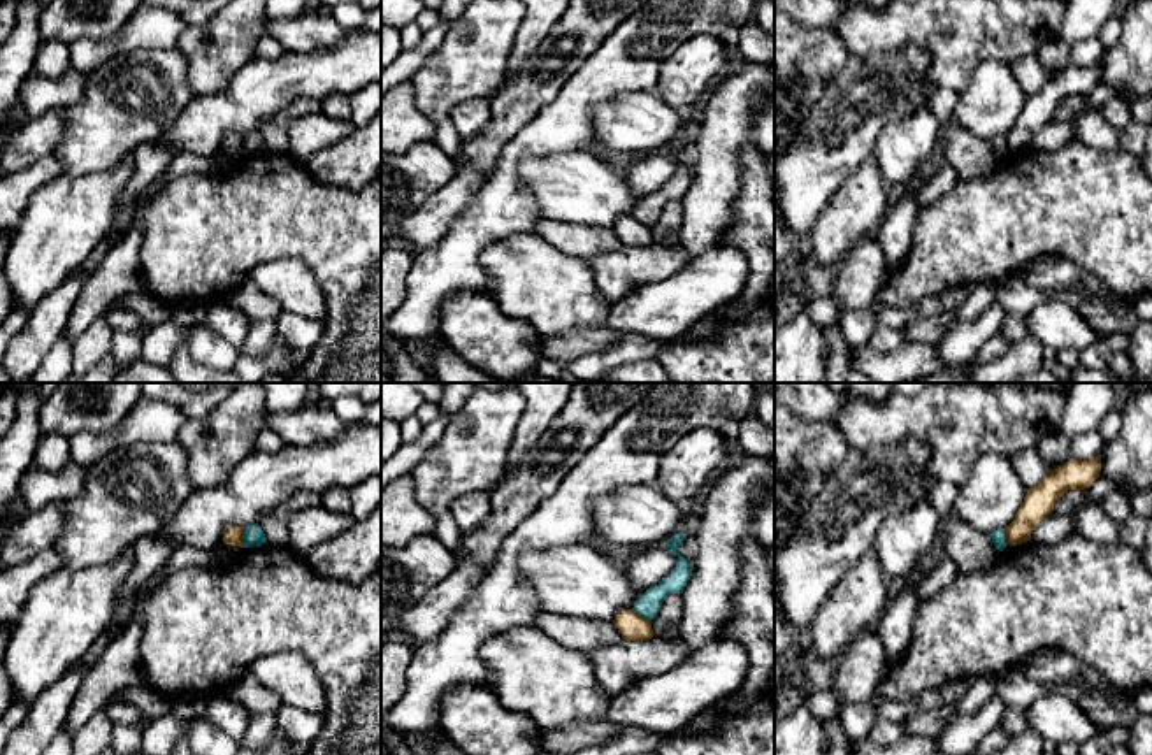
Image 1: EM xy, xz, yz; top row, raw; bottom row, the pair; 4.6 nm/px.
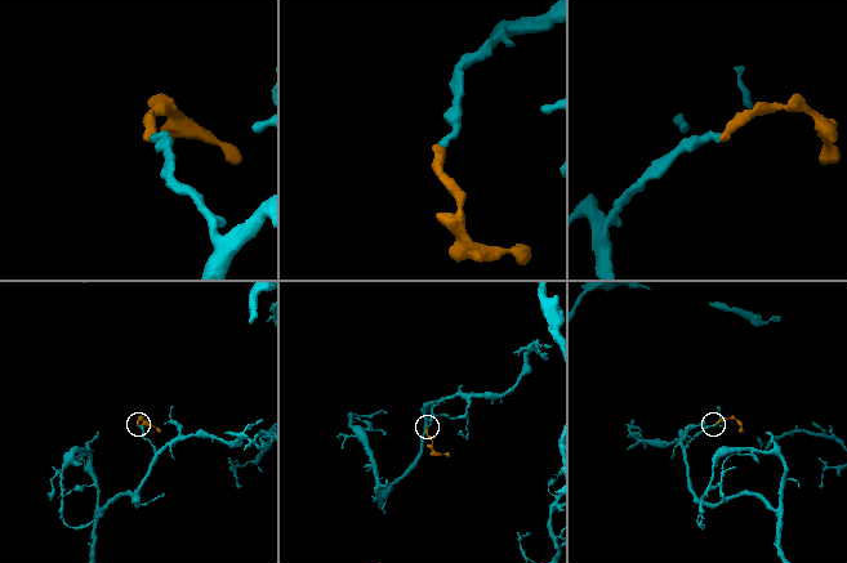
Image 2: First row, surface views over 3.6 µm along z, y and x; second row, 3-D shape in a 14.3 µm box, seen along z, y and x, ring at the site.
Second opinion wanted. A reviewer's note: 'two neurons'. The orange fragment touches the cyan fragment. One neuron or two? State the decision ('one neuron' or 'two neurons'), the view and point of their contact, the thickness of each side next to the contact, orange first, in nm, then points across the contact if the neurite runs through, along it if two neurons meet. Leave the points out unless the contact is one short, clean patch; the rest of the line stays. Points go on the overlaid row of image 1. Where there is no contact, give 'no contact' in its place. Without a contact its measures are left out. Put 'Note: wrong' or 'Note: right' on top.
Note: right
two neurons | xy (243, 536) | 80/100 nm | along xy (244, 529), (241, 546)

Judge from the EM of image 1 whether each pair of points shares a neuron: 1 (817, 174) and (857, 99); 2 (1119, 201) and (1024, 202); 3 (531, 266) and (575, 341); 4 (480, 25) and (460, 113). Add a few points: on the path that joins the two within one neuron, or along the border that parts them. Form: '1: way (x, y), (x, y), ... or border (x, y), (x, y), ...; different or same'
1: way (824, 155), (849, 118); same
2: way (1096, 202), (1047, 202); same
3: border (604, 325), (541, 336); different
4: border (489, 97), (464, 99), (452, 109), (460, 137); different

